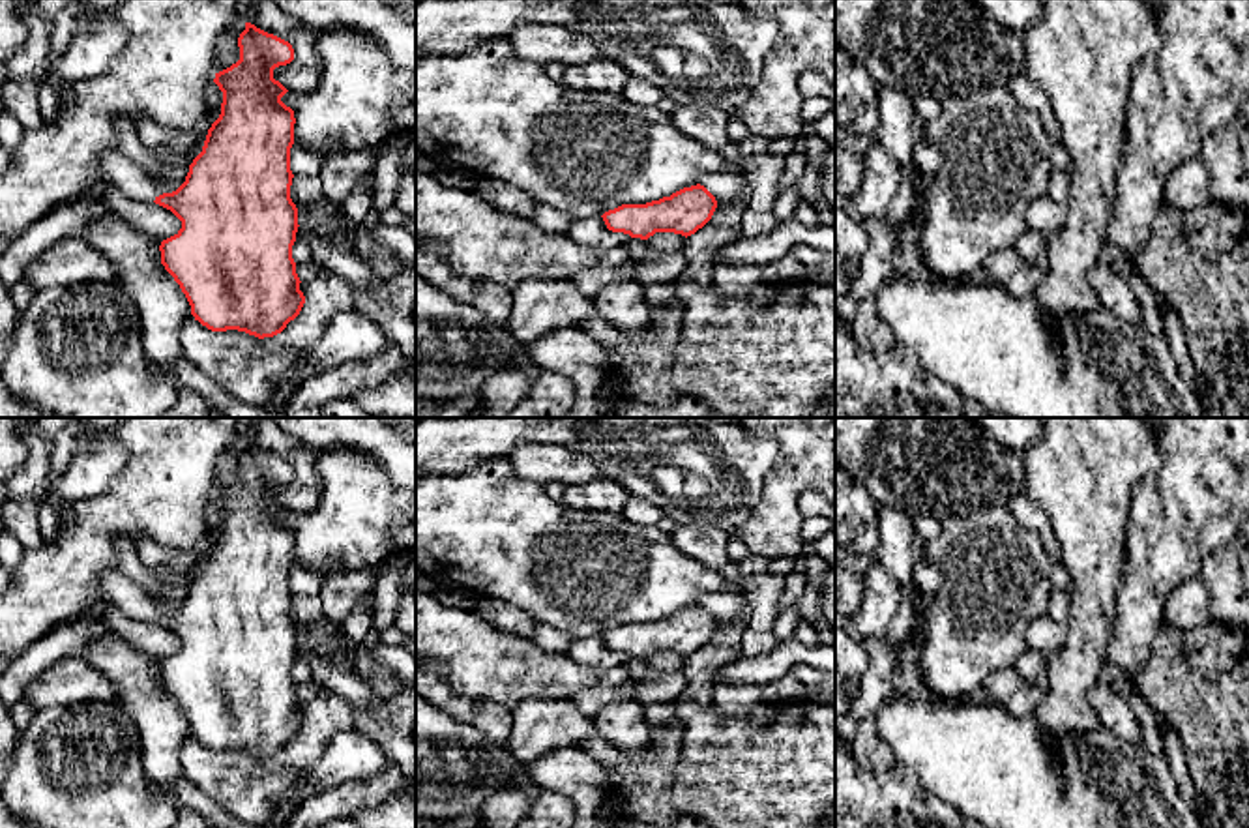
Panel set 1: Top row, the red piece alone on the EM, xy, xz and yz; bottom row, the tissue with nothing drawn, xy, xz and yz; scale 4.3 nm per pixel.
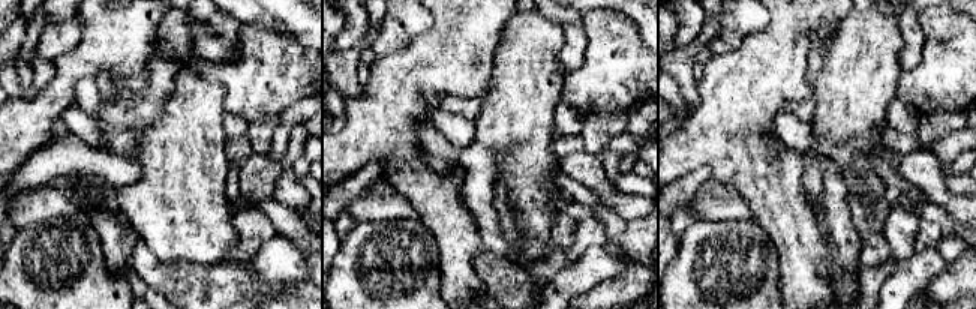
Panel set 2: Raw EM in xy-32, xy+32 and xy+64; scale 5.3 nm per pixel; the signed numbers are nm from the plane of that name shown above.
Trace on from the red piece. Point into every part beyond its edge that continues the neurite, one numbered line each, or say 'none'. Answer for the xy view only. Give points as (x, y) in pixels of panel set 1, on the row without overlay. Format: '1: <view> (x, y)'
1: xy (117, 587)

